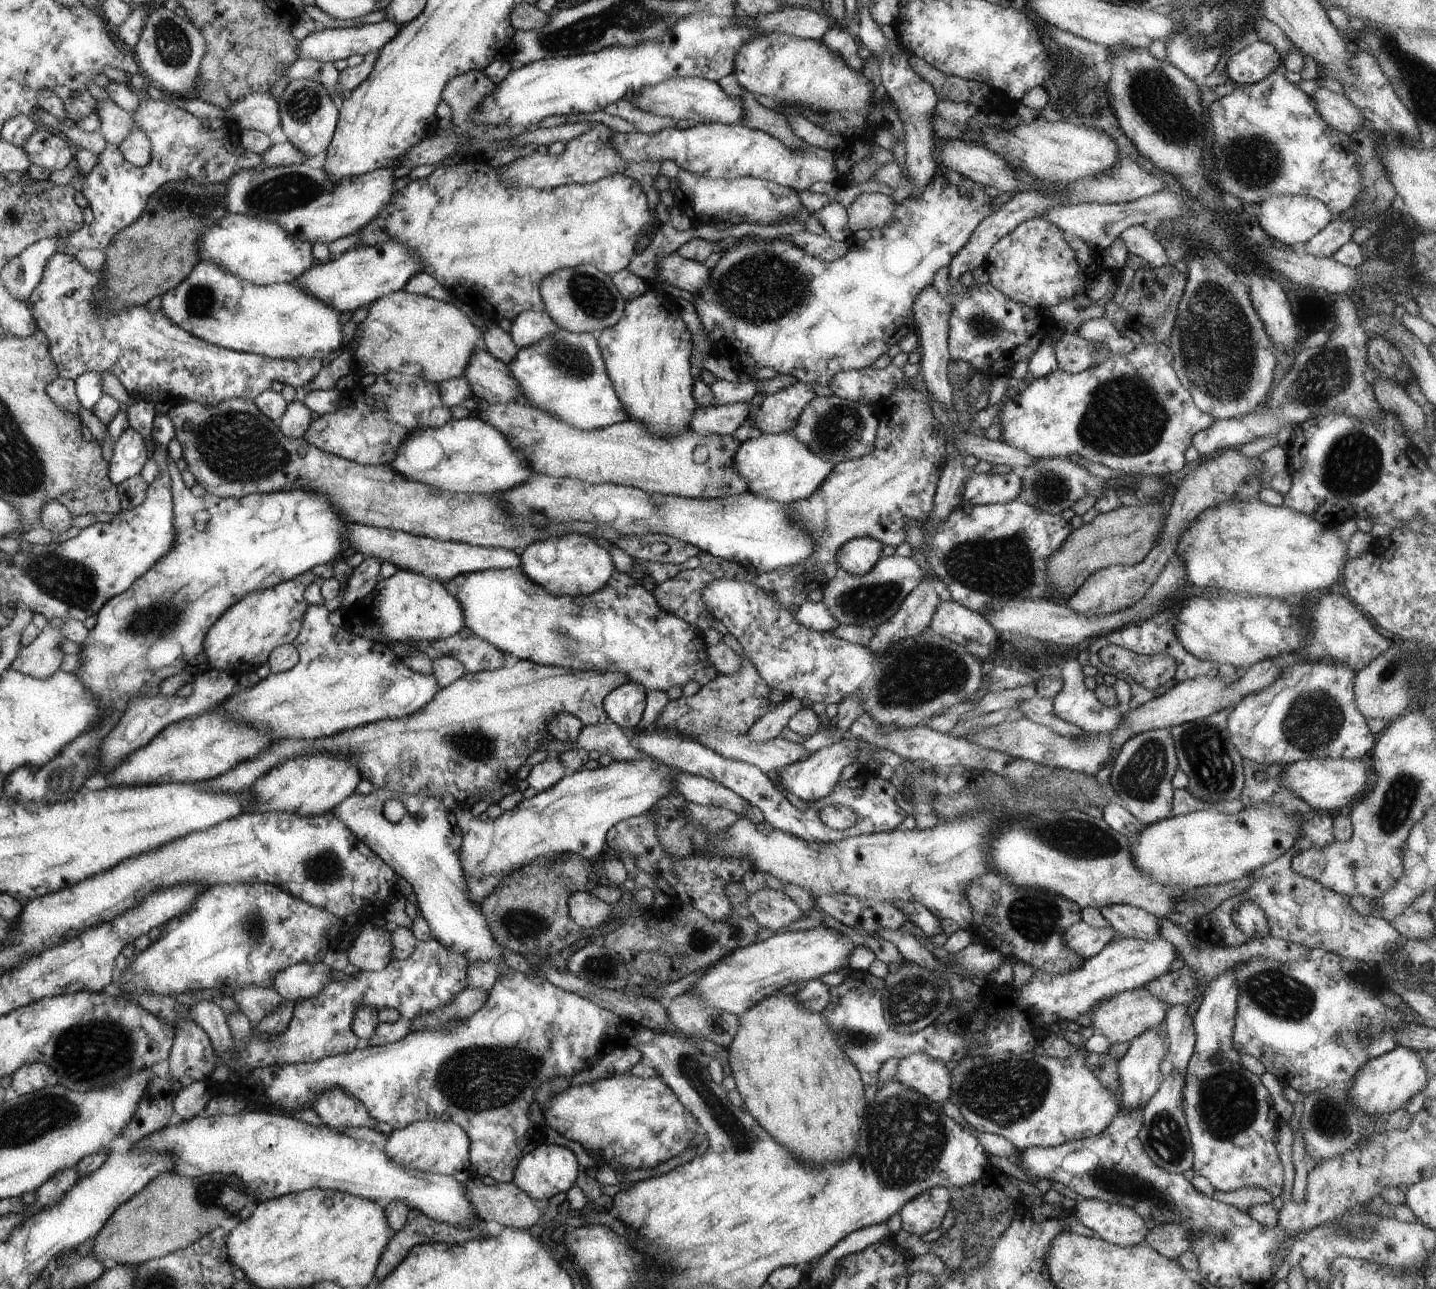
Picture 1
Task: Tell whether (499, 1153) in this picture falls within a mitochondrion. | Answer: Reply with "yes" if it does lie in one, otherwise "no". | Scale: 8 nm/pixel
no

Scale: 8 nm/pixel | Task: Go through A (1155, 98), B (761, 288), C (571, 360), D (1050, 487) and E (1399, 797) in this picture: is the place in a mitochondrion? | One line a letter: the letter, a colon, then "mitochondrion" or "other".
A: mitochondrion
B: mitochondrion
C: mitochondrion
D: mitochondrion
E: mitochondrion

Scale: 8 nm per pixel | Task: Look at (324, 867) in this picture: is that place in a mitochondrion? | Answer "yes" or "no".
yes

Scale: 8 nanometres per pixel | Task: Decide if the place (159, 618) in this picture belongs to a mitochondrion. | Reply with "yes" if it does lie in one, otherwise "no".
yes

